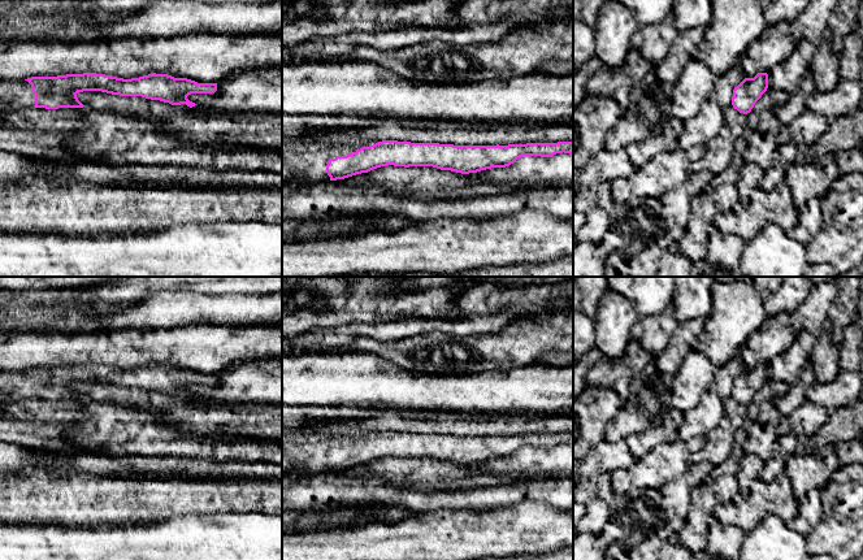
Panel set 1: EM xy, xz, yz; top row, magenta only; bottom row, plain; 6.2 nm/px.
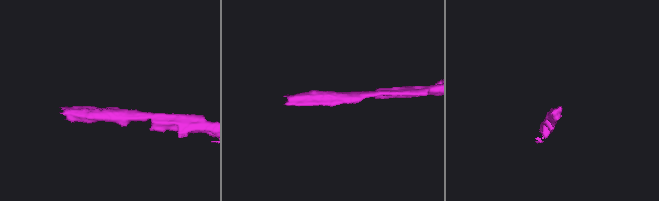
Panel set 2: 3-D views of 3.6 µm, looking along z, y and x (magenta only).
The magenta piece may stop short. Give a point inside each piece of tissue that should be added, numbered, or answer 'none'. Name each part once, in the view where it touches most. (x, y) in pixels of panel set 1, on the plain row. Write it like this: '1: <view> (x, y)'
1: xy (14, 385)
2: xz (306, 455)

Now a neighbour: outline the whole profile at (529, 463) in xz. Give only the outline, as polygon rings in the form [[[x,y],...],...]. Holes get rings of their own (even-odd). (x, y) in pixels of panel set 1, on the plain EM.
[[[563,443],[550,448],[522,447],[509,457],[476,465],[482,473],[493,476],[516,474],[519,481],[573,477],[573,446]]]

